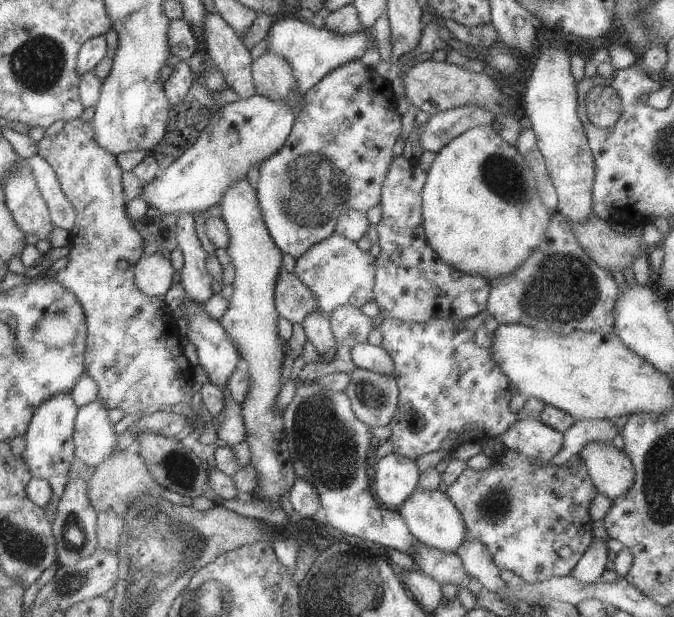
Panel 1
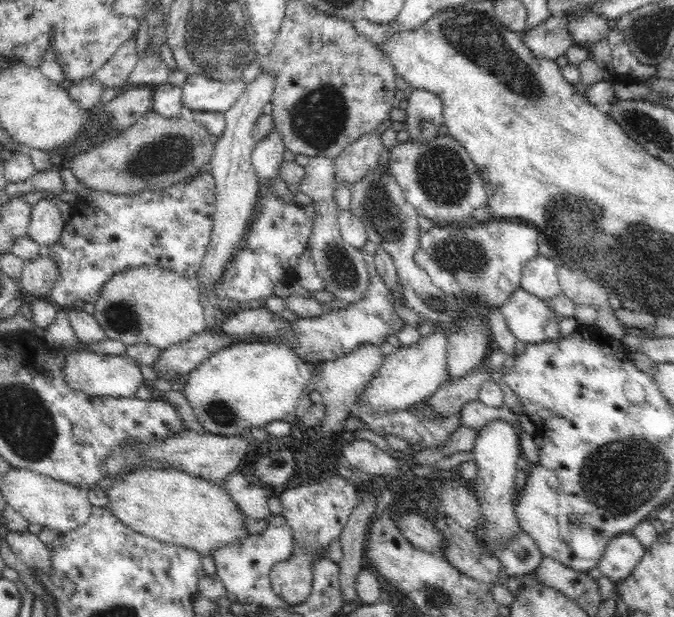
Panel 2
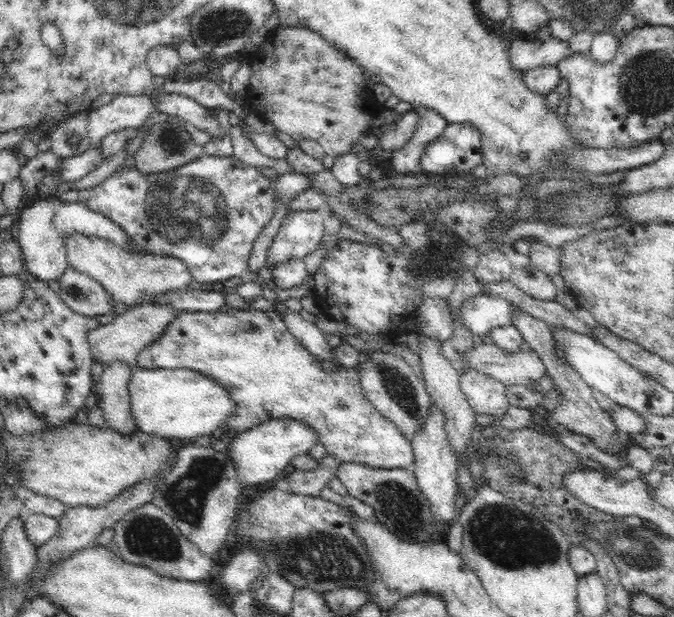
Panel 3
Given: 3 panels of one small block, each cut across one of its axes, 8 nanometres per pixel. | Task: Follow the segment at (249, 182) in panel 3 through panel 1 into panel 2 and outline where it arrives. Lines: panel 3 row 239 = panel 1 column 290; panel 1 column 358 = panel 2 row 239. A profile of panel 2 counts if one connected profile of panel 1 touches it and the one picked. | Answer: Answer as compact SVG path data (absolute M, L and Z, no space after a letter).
M208 167L200 170L194 176L186 178L182 182L176 182L170 186L166 186L162 190L144 190L138 194L110 194L109 192L104 192L102 190L89 190L85 198L78 197L70 207L69 219L65 221L63 226L63 231L59 241L53 244L49 248L45 249L45 253L56 261L58 265L58 278L54 286L51 288L51 292L47 297L55 305L60 308L66 306L66 304L72 304L75 300L83 300L85 303L91 302L95 303L96 299L99 297L100 291L108 279L114 274L122 272L128 268L134 268L134 266L160 266L162 268L168 268L173 270L176 274L182 277L194 279L197 270L201 267L202 258L206 254L207 246L209 244L209 239L211 238L211 230L213 225L213 212L216 208L216 185L214 177L212 176Z

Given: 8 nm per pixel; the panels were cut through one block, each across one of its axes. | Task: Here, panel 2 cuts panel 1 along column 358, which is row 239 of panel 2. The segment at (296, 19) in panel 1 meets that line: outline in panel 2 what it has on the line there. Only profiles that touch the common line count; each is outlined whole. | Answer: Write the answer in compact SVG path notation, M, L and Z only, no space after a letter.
M40 199L32 208L27 234L47 249L59 241L65 221L58 207L47 199Z

